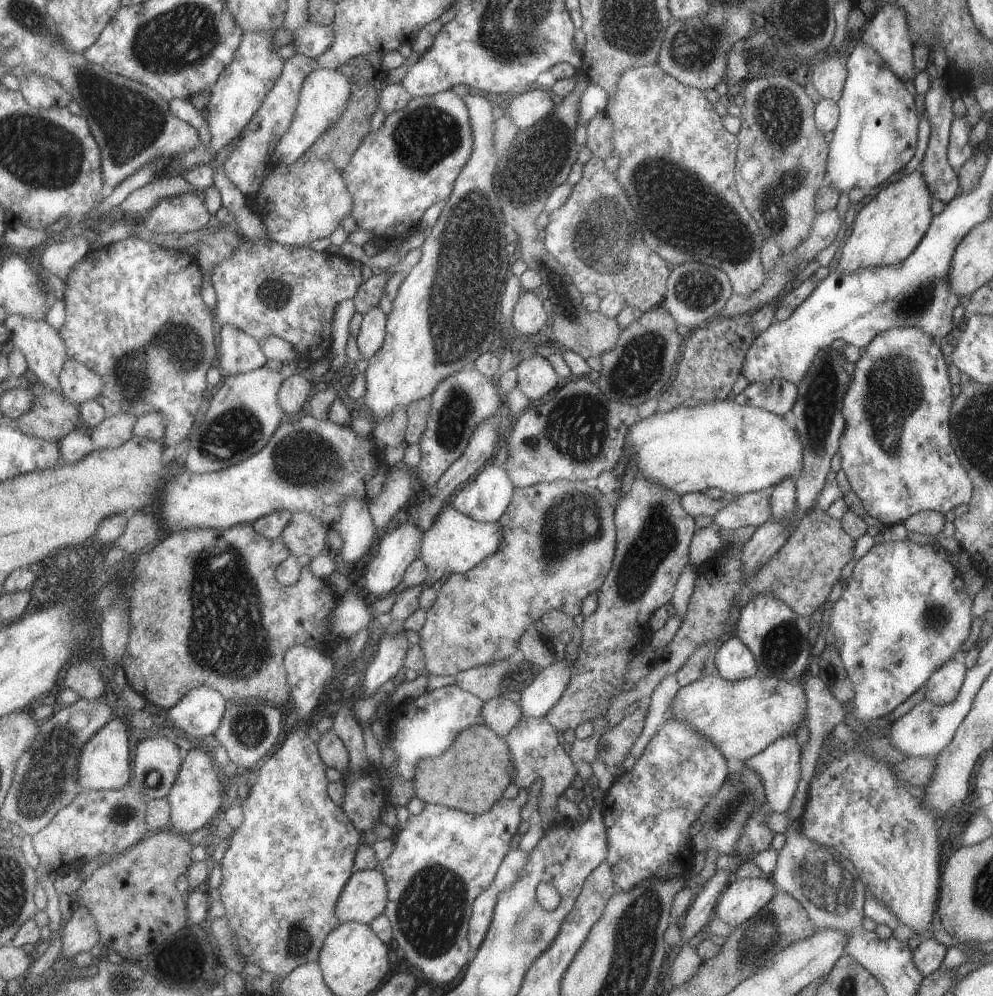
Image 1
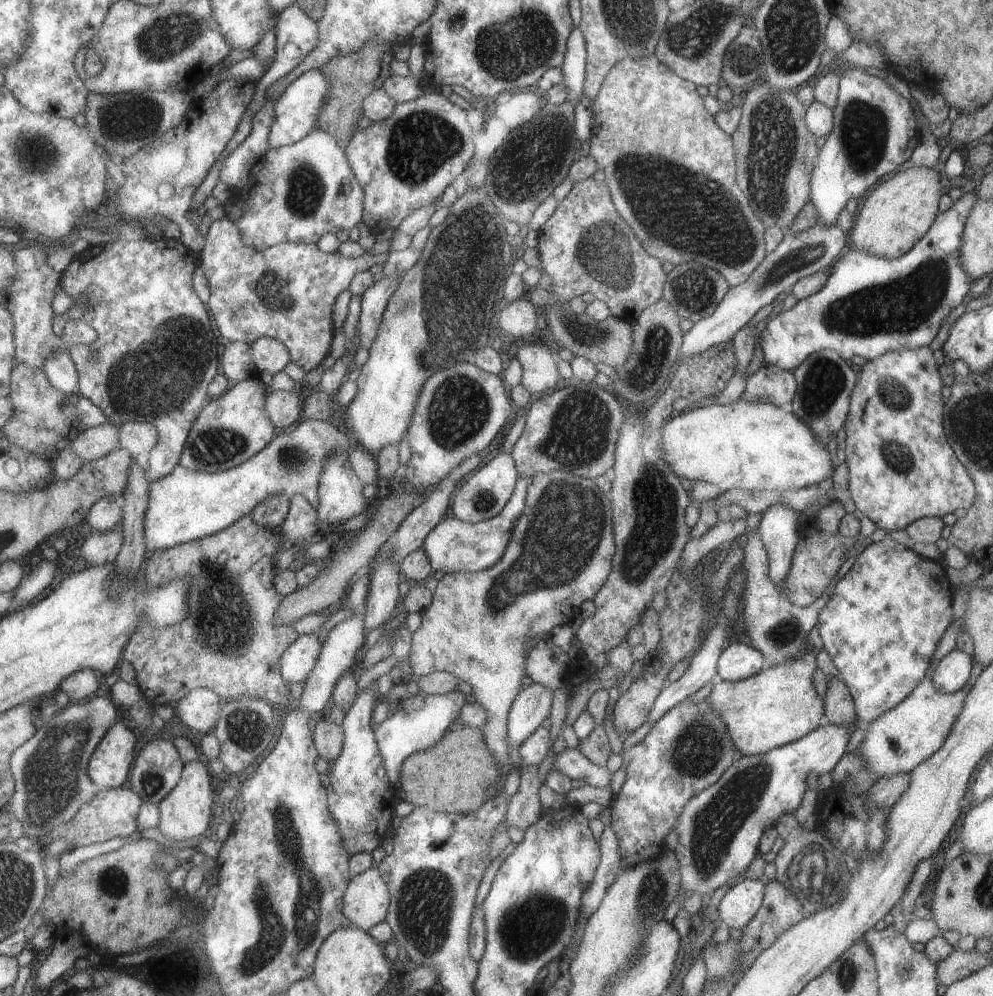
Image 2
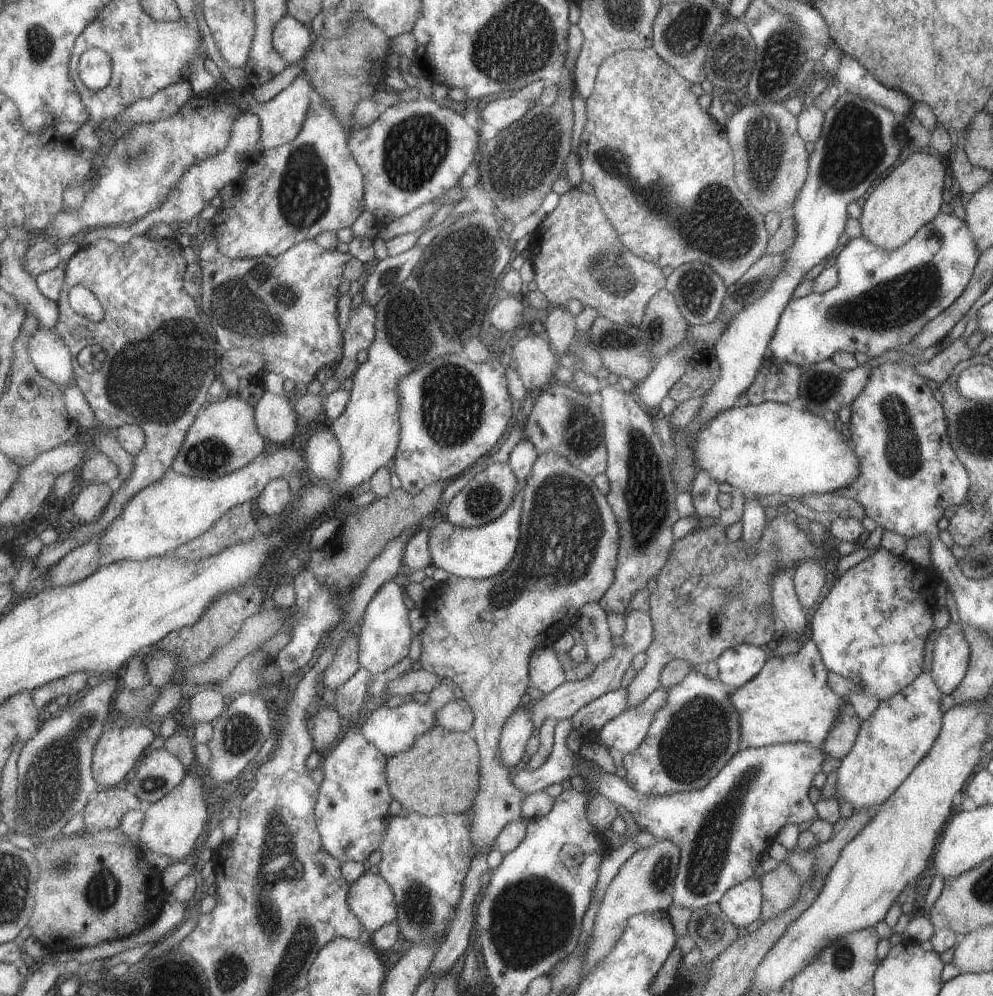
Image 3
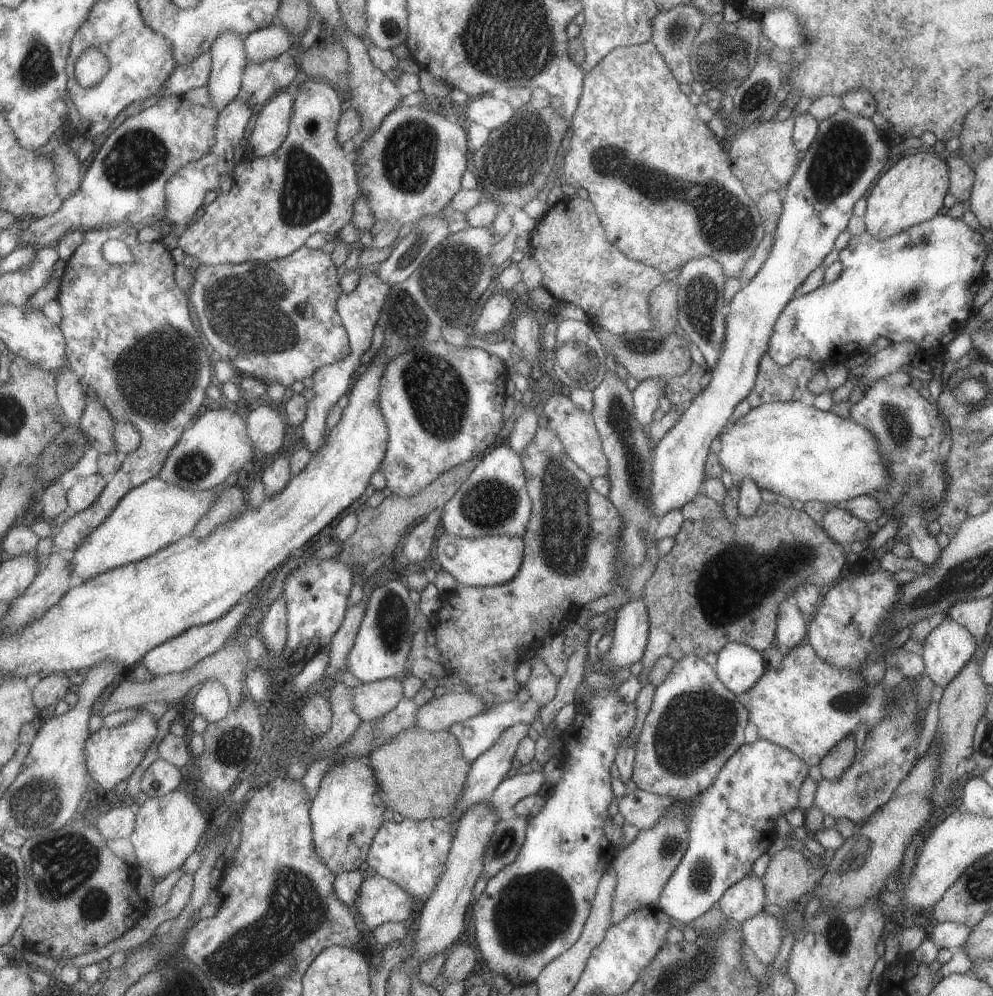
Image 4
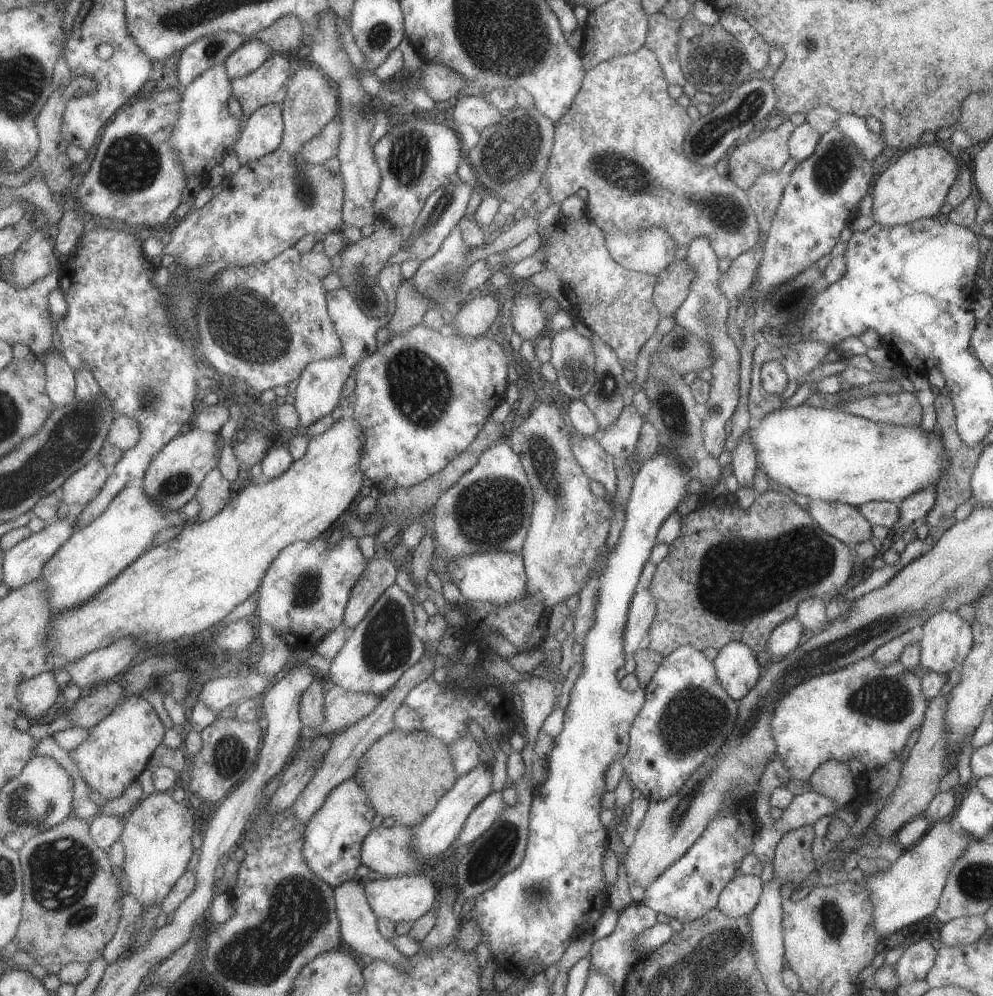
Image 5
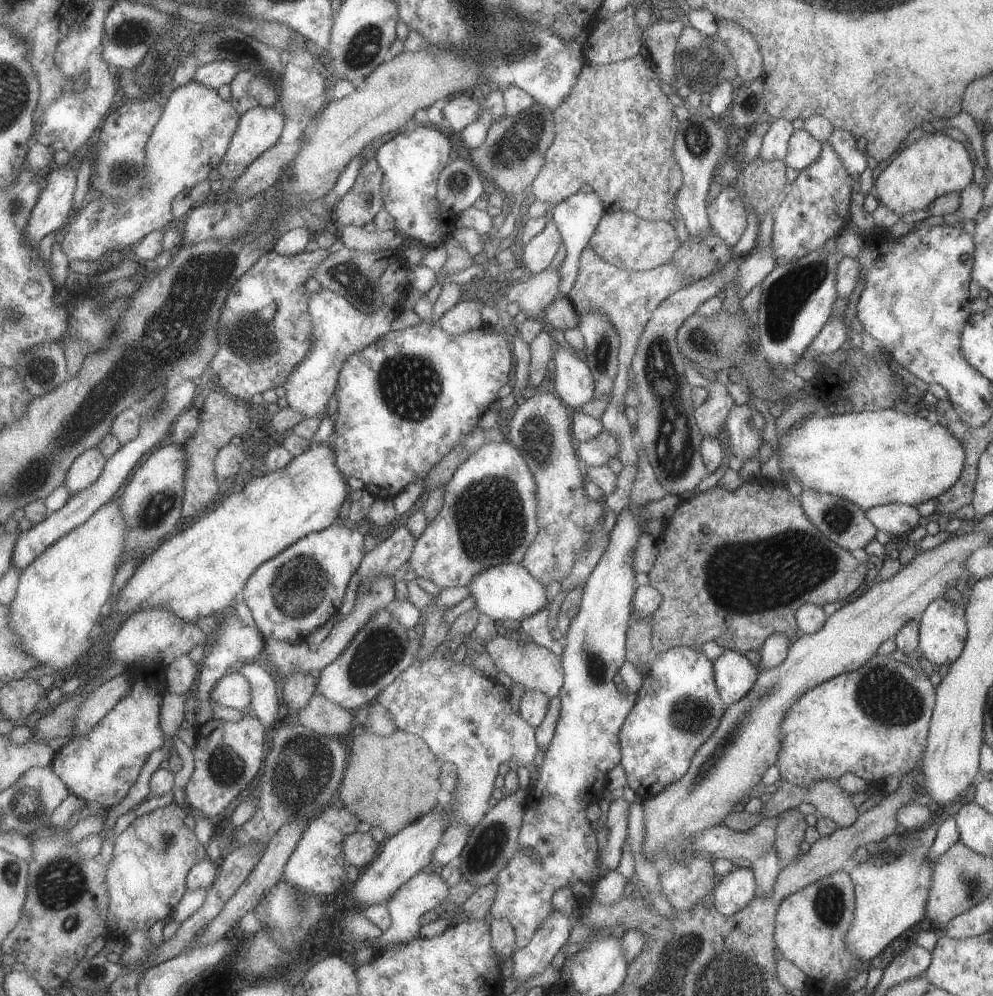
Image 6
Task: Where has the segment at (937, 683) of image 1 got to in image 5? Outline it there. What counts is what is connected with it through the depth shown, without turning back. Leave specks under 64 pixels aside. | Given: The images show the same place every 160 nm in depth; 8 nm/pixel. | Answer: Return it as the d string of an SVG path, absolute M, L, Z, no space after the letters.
M939 611L922 626L922 636L917 642L920 648L920 666L937 674L951 672L965 660L973 644L972 630L956 612Z

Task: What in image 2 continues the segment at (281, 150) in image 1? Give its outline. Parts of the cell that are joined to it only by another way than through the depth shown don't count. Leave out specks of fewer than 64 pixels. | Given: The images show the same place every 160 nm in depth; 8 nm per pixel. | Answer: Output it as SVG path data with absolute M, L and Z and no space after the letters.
M312 69L301 74L274 102L275 124L271 126L270 144L274 148L297 144L318 127L319 116L331 94L331 82L321 69Z

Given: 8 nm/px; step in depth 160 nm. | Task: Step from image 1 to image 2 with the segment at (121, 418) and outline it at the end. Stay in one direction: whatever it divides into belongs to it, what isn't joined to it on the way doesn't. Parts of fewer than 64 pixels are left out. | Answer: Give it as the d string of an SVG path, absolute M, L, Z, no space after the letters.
M113 423L103 426L88 428L80 436L71 442L69 448L81 456L84 463L98 460L113 453L120 447L119 428Z

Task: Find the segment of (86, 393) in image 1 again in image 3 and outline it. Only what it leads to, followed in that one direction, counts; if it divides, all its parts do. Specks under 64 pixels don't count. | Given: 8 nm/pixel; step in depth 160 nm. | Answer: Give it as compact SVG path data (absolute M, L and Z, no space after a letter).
M39 328L33 334L27 352L29 352L31 360L37 366L37 370L42 372L47 379L53 380L53 382L59 384L62 388L75 383L76 372L72 362L72 353L69 346L67 346L67 342L61 339L57 328Z

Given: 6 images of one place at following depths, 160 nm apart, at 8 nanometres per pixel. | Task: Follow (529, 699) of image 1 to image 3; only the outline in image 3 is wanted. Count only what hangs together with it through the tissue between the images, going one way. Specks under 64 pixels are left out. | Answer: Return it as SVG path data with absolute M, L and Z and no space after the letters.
M522 706L507 720L503 728L503 735L499 746L501 746L501 758L512 771L526 756L529 740L533 737L536 729L531 712L526 706Z

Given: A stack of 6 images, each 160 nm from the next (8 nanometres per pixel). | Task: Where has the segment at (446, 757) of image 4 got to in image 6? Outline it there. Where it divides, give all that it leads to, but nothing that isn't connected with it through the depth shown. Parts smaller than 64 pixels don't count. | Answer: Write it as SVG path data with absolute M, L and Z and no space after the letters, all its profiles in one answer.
M356 730L350 747L351 760L344 776L339 795L344 803L361 821L371 826L378 826L391 837L406 829L411 823L429 814L443 801L442 790L442 760L434 753L429 743L419 735L397 731L389 736L378 735L368 730Z

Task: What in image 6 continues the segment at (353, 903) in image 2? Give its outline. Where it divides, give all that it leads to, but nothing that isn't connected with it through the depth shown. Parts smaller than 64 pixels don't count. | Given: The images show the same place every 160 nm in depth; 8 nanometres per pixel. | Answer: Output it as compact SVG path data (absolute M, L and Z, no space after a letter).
M423 871L416 874L386 902L393 914L393 928L397 926L405 934L415 934L416 939L421 930L421 916L437 910L451 891L441 874Z

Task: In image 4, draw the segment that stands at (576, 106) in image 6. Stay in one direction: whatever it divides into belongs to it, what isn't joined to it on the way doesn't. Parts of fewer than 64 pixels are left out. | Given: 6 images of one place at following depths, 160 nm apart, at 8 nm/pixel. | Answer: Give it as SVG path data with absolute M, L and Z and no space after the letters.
M648 41L636 46L619 47L611 50L594 69L585 74L582 81L582 97L579 98L578 109L575 110L573 118L570 120L570 130L568 132L569 135L566 137L566 141L569 146L566 150L565 164L563 164L561 185L567 184L567 186L571 186L575 190L584 188L587 191L588 200L594 204L594 210L598 214L599 222L606 232L606 238L626 258L651 266L661 275L664 275L679 269L680 266L683 267L685 262L697 258L697 256L709 256L709 258L719 262L725 278L738 279L739 272L743 270L743 264L747 262L751 252L755 251L759 242L764 238L764 225L762 224L761 216L759 216L755 201L745 193L741 182L731 173L728 154L723 153L725 150L721 148L719 140L711 134L711 130L707 130L705 123L697 116L695 107L689 103L687 96L679 90L679 84L669 72L667 64L665 64L661 54L657 52L657 48L652 43Z

